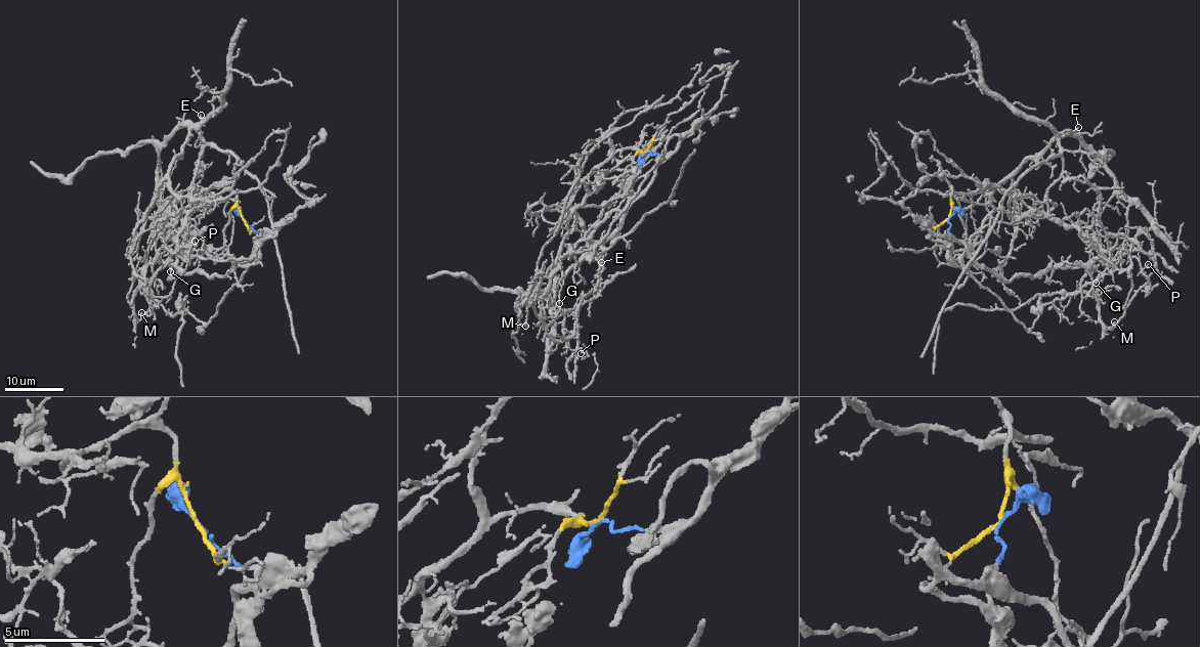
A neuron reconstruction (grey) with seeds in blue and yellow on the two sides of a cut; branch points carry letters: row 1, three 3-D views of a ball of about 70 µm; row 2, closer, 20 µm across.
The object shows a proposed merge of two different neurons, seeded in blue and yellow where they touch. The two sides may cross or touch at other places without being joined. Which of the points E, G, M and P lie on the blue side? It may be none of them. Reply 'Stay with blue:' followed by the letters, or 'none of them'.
Stay with blue: G, M, P

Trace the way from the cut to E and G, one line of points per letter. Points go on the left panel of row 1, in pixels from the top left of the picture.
E: (244, 219), (231, 191), (198, 199), (177, 195), (169, 184), (169, 165), (186, 134), (202, 123), (201, 114)
G: (244, 219), (261, 233), (254, 239), (254, 254), (229, 272), (217, 276), (180, 271), (169, 256), (171, 271)

